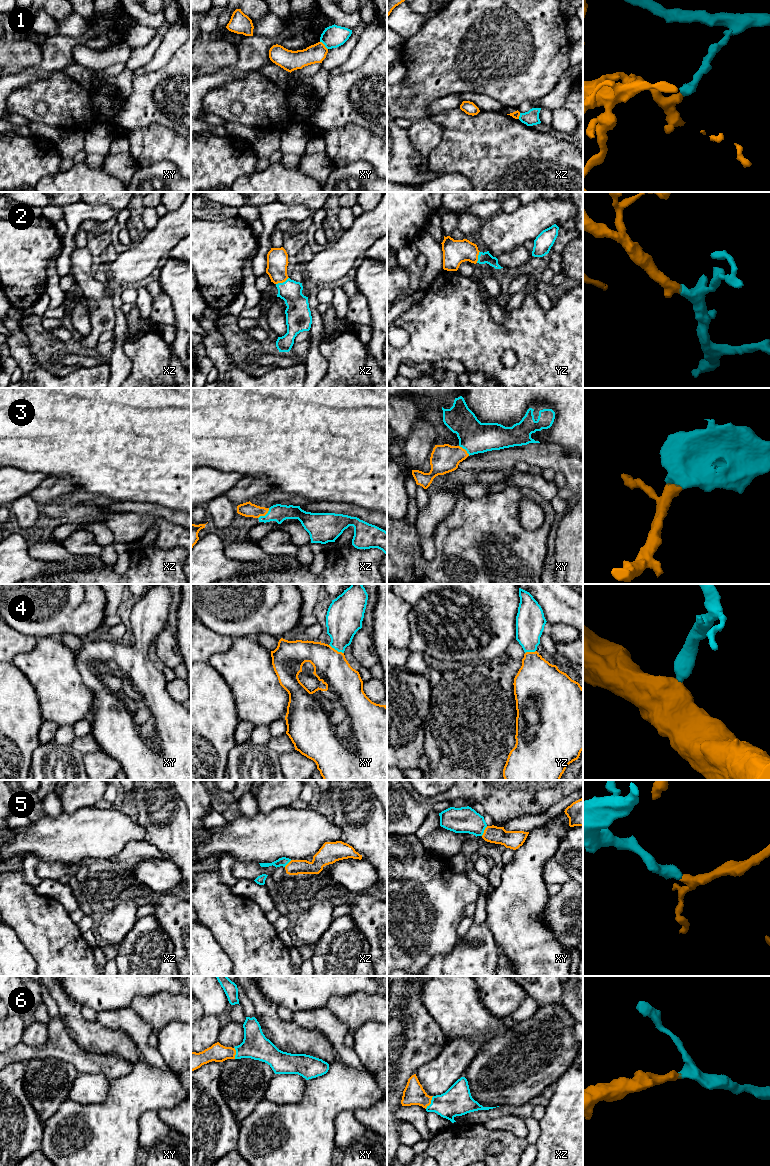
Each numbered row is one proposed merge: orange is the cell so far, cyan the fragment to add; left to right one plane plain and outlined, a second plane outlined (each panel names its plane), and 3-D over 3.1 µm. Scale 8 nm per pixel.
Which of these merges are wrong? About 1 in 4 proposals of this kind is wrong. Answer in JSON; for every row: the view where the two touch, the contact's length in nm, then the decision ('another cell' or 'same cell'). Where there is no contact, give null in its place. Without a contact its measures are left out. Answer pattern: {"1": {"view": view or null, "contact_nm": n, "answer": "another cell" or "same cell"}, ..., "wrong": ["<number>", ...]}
{"1": {"view": "xy", "contact_nm": 90, "answer": "another cell"}, "2": {"view": "xz", "contact_nm": 120, "answer": "same cell"}, "3": {"view": "xz", "contact_nm": 130, "answer": "same cell"}, "4": {"view": "xy", "contact_nm": 140, "answer": "same cell"}, "5": {"view": "xy", "contact_nm": 90, "answer": "same cell"}, "6": {"view": "xz", "contact_nm": 120, "answer": "same cell"}, "wrong": ["1"]}

